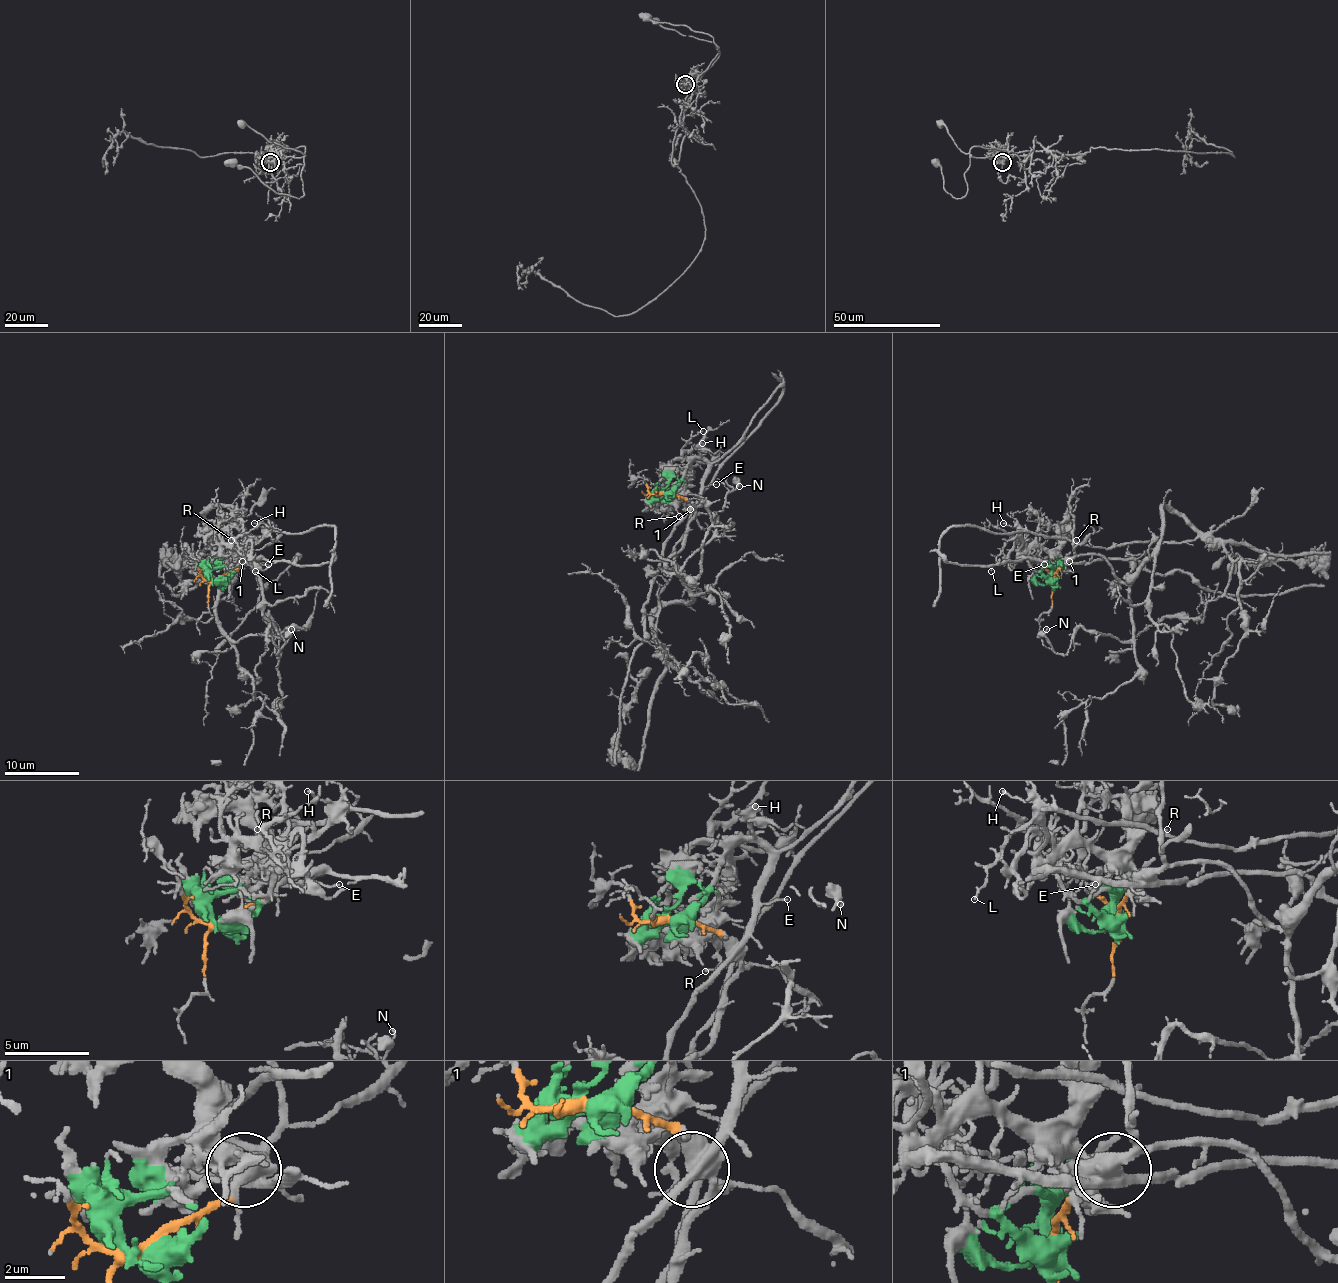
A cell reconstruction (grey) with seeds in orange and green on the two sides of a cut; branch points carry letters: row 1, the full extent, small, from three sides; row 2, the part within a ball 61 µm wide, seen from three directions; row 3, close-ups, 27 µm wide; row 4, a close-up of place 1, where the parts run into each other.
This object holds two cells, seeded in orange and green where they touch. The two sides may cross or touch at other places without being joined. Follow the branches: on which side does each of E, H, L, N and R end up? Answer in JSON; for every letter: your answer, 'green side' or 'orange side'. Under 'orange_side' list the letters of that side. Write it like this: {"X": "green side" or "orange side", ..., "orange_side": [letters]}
{"E": "green side", "H": "green side", "L": "green side", "N": "orange side", "R": "green side", "orange_side": ["N"]}

